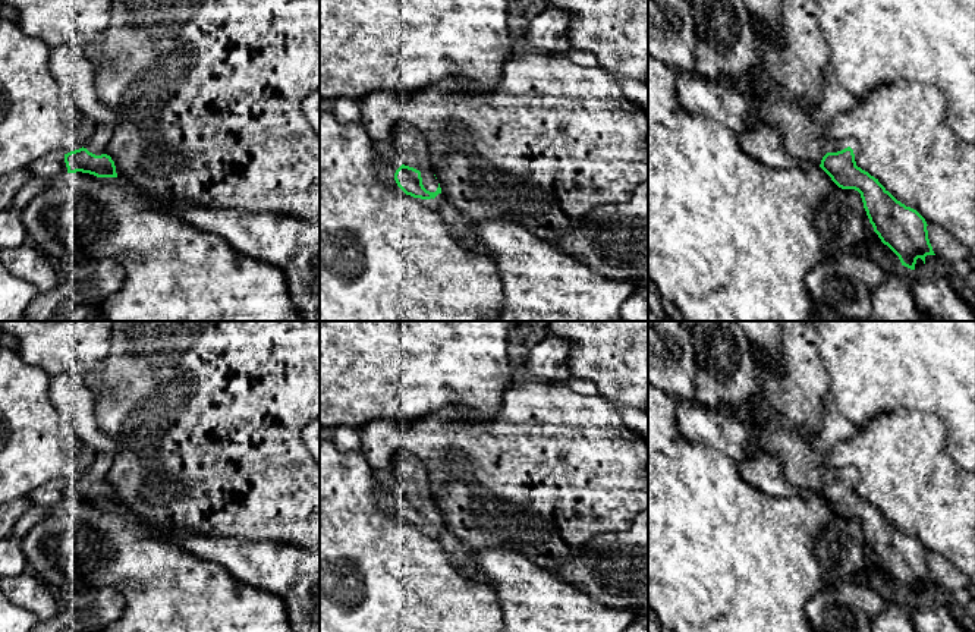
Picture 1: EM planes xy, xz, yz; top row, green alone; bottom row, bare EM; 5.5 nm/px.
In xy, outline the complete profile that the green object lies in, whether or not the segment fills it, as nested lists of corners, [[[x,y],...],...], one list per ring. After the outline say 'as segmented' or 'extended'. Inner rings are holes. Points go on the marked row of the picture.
[[[94,123],[94,131],[87,136],[84,147],[65,154],[67,173],[89,173],[97,177],[117,177],[114,161],[106,154],[113,135],[113,128]]]; extended

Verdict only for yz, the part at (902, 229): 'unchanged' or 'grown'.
grown

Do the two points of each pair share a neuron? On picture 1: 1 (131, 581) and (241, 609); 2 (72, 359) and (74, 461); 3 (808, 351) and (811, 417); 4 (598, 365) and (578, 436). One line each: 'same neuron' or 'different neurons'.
1: same neuron
2: different neurons
3: same neuron
4: different neurons

